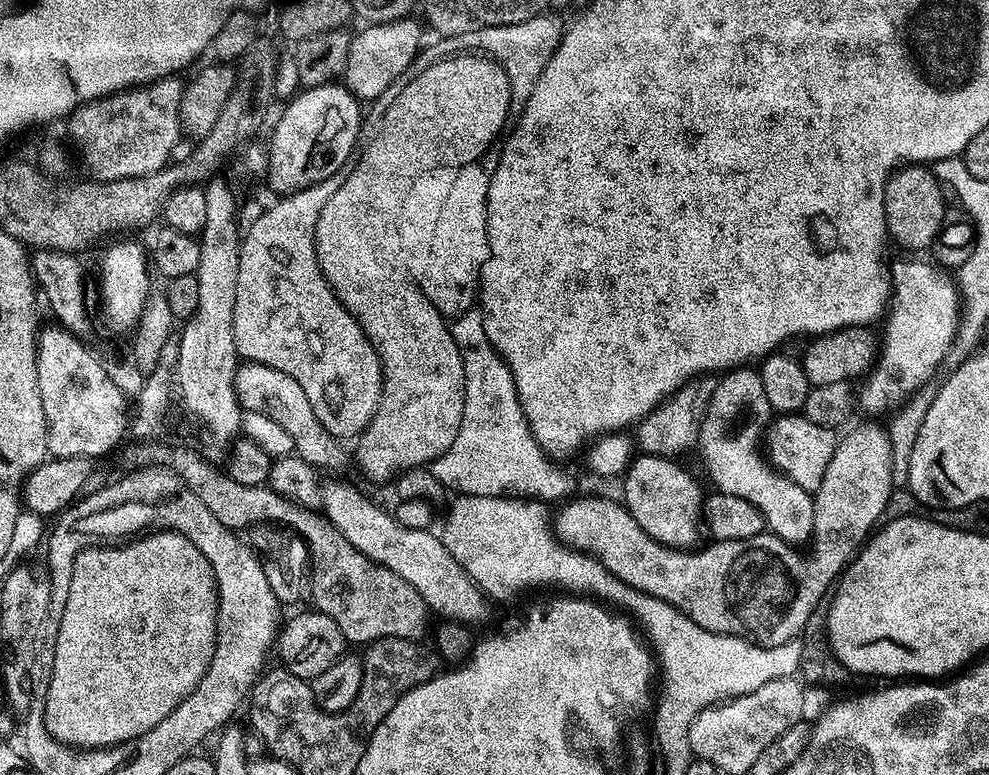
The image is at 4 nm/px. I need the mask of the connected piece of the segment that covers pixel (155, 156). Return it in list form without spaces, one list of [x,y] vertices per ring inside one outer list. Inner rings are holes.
[[[176,78],[157,80],[145,88],[132,88],[84,104],[68,118],[76,142],[95,181],[144,177],[164,168],[181,139],[180,106],[183,85]]]

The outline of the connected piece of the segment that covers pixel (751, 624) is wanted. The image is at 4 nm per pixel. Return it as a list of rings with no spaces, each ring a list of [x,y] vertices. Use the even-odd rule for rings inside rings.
[[[864,424],[837,443],[834,458],[830,458],[830,466],[826,466],[822,486],[818,486],[814,493],[814,530],[810,541],[812,549],[808,556],[803,556],[800,553],[802,551],[767,530],[754,538],[718,540],[709,543],[709,548],[701,547],[699,550],[668,548],[662,542],[650,538],[650,534],[646,534],[646,530],[634,522],[623,503],[616,501],[615,504],[600,496],[584,496],[581,500],[570,501],[560,514],[557,513],[554,533],[563,544],[590,553],[624,584],[673,604],[698,626],[723,636],[742,636],[753,644],[769,648],[782,646],[782,642],[790,642],[801,635],[799,632],[815,614],[816,606],[824,594],[826,596],[829,593],[858,549],[881,523],[880,515],[888,508],[892,487],[892,447],[887,431],[881,425],[879,428],[876,424]]]

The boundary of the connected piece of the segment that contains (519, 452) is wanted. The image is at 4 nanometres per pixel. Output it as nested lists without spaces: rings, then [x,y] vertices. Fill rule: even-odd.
[[[527,425],[524,432],[472,432],[472,436],[459,436],[454,438],[450,450],[440,455],[430,466],[431,472],[447,491],[457,495],[472,495],[486,497],[527,497],[539,501],[553,502],[570,490],[570,482],[564,471],[551,459],[544,455],[540,444],[533,438],[532,431]]]

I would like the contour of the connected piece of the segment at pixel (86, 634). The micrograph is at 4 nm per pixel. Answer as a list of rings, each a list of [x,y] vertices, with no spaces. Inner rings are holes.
[[[156,530],[119,546],[88,548],[78,554],[74,574],[70,578],[70,598],[66,598],[59,623],[57,646],[54,648],[53,677],[50,678],[48,696],[42,701],[42,706],[46,708],[44,719],[49,731],[66,746],[81,746],[86,750],[115,746],[146,734],[146,730],[154,730],[154,726],[158,726],[158,722],[162,722],[166,714],[175,710],[200,685],[200,679],[212,664],[212,655],[216,653],[217,611],[220,609],[214,573],[211,572],[208,576],[116,576],[116,568],[128,568],[128,552],[158,552],[158,548],[164,548],[162,544],[166,542],[168,530]],[[92,570],[104,570],[106,576],[96,576],[96,572]]]

